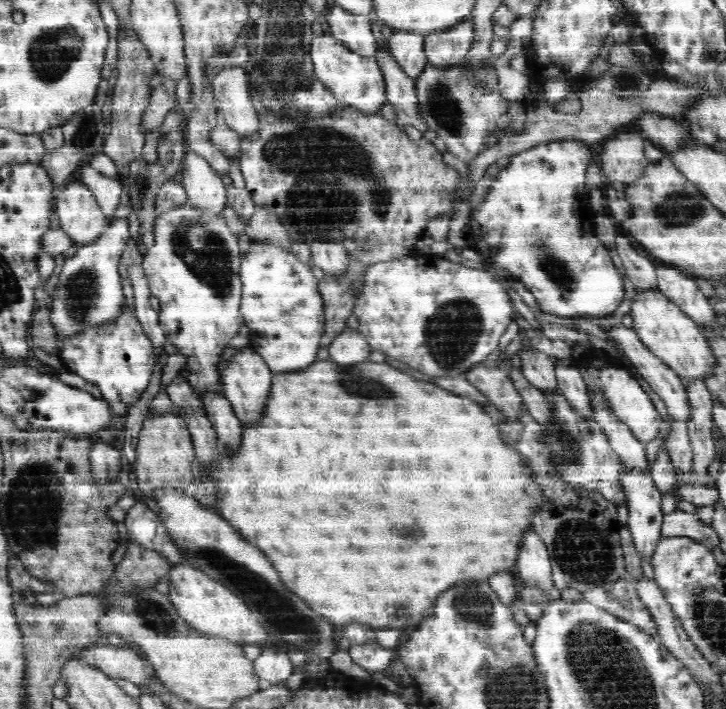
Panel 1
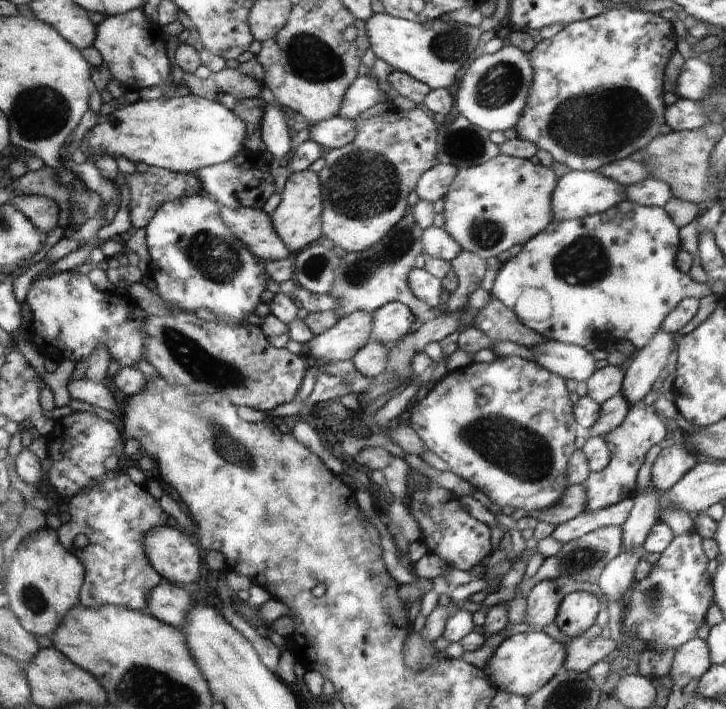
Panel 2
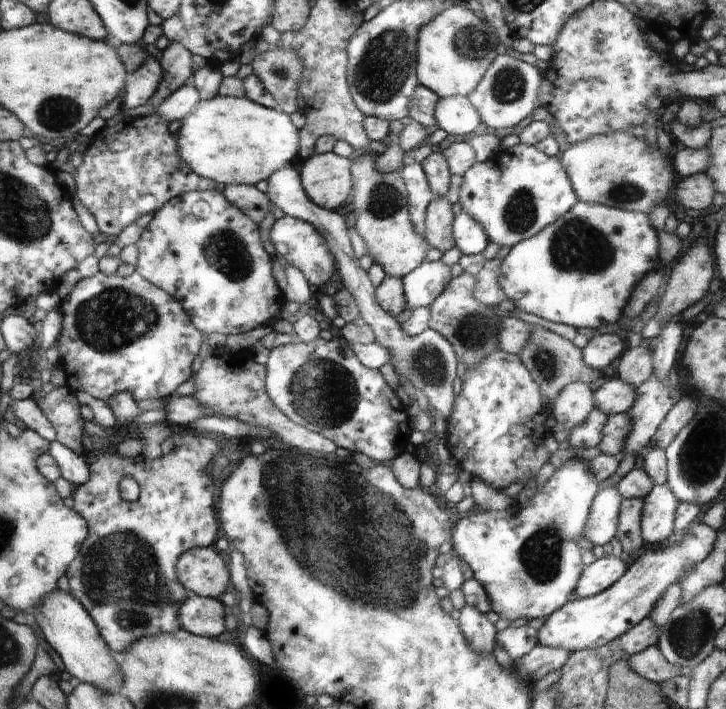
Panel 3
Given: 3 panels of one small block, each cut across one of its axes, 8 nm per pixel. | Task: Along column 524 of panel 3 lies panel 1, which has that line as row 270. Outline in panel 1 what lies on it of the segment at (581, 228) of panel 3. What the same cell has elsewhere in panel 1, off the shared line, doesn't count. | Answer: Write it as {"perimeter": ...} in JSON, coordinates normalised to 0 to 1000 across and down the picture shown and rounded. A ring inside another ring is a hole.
{"perimeter":[[[346,343],[342,355],[332,358],[329,391],[335,399],[332,439],[336,460],[342,463],[344,489],[364,506],[375,525],[405,525],[419,522],[435,511],[441,494],[442,468],[446,454],[446,425],[442,423],[439,395],[430,388],[424,371],[412,367],[399,350],[372,343]]]}

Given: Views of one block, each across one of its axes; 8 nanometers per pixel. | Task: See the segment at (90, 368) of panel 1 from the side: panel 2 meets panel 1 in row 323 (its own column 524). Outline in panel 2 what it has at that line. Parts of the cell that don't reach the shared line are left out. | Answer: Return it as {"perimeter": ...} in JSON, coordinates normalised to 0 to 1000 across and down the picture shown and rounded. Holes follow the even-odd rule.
{"perimeter":[[[842,6],[825,23],[782,32],[760,54],[737,61],[731,73],[736,116],[730,124],[727,150],[708,179],[711,192],[733,200],[744,212],[752,212],[766,228],[789,241],[824,241],[824,237],[847,226],[879,220],[905,195],[906,178],[915,175],[915,169],[909,169],[909,127],[917,90],[927,73],[934,73],[931,42],[928,34],[909,18]]]}

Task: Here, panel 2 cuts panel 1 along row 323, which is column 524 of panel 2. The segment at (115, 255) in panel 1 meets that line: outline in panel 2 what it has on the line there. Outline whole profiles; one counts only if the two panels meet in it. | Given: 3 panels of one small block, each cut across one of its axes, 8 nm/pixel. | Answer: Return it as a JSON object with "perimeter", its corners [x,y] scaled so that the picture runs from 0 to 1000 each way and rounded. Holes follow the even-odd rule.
{"perimeter":[[[693,65],[686,73],[665,73],[643,96],[636,113],[627,123],[625,150],[645,172],[676,188],[680,183],[700,183],[712,178],[727,150],[733,123],[733,93],[725,73],[711,65]]]}

